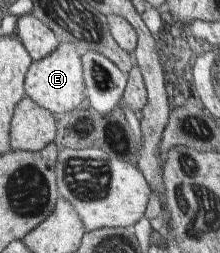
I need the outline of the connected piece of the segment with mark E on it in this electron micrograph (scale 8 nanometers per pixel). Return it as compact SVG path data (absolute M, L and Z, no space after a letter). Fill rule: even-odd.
M61 42L49 56L33 61L25 77L25 92L33 102L37 102L51 114L65 114L79 104L84 104L86 88L83 80L83 64L75 44Z

